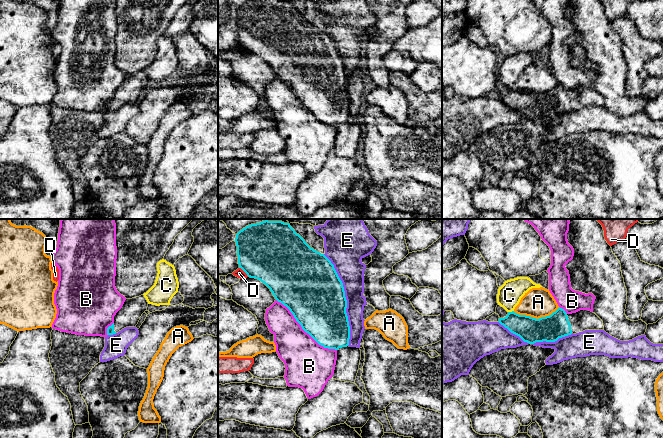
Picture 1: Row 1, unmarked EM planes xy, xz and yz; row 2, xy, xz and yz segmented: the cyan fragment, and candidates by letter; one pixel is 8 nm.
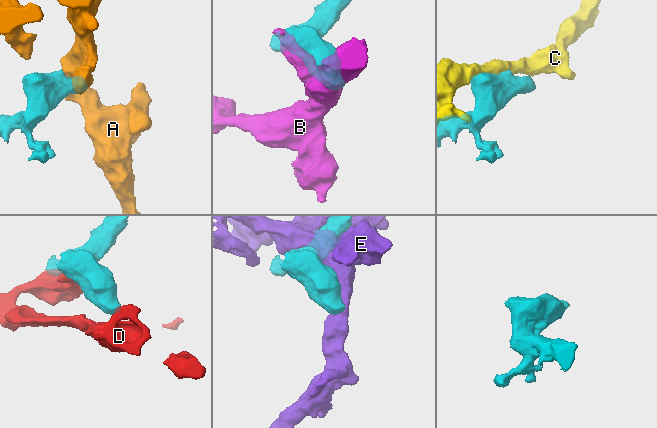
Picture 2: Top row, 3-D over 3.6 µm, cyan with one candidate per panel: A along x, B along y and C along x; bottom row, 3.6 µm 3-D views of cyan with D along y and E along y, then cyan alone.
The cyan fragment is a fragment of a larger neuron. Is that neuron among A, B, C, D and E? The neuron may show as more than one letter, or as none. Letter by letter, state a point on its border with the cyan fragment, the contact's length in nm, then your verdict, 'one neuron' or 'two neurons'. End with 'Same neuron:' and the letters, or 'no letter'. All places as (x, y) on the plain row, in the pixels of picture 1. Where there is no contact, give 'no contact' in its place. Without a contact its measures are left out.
A: meets cyan in yz at (535, 94); contact 380 nm long; two neurons
B: meets cyan in xz at (304, 106); contact 650 nm long; two neurons
C: meets cyan in yz at (510, 88); contact 50 nm long; two neurons
D: meets cyan in xz at (244, 47); contact 110 nm long; two neurons
E: meets cyan in xz at (346, 76); contact 750 nm long; two neurons
Same neuron: no letter

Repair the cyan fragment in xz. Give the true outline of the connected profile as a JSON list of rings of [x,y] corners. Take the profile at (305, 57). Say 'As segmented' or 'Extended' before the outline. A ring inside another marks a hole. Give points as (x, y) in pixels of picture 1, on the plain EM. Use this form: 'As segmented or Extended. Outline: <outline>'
Extended. Outline: [[[251,0],[235,14],[239,44],[264,59],[319,121],[337,127],[333,155],[355,159],[361,126],[349,123],[350,102],[343,59],[334,41],[311,24],[290,0]]]

